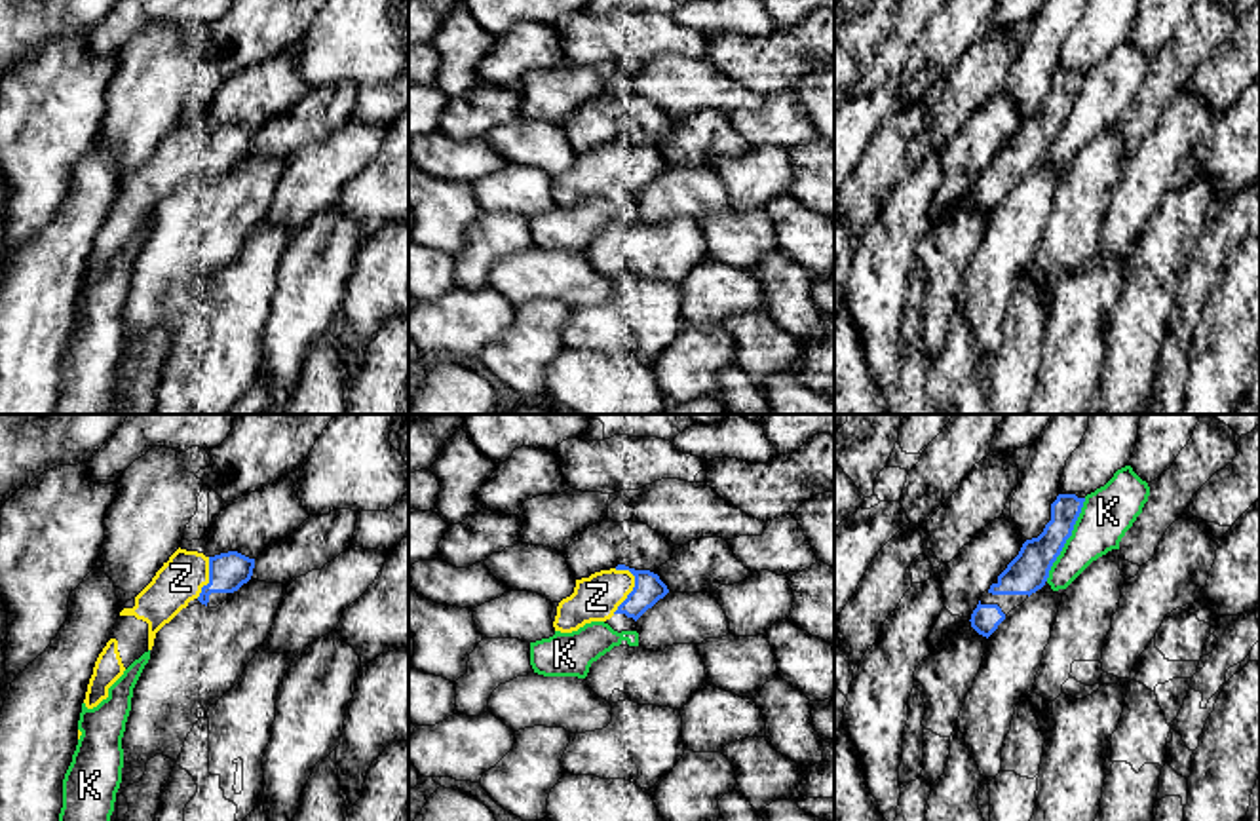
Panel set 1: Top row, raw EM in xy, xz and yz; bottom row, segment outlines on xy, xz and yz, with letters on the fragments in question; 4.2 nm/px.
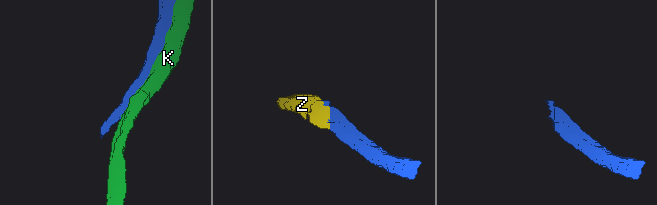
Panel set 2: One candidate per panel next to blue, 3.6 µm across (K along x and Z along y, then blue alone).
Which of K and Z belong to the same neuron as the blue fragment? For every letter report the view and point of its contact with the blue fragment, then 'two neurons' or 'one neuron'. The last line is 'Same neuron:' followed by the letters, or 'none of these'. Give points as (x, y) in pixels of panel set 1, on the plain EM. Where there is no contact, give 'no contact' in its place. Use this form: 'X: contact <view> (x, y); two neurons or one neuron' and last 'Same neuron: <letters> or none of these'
K: contact yz (1067, 113); two neurons
Z: contact xz (631, 166); one neuron
Same neuron: Z

